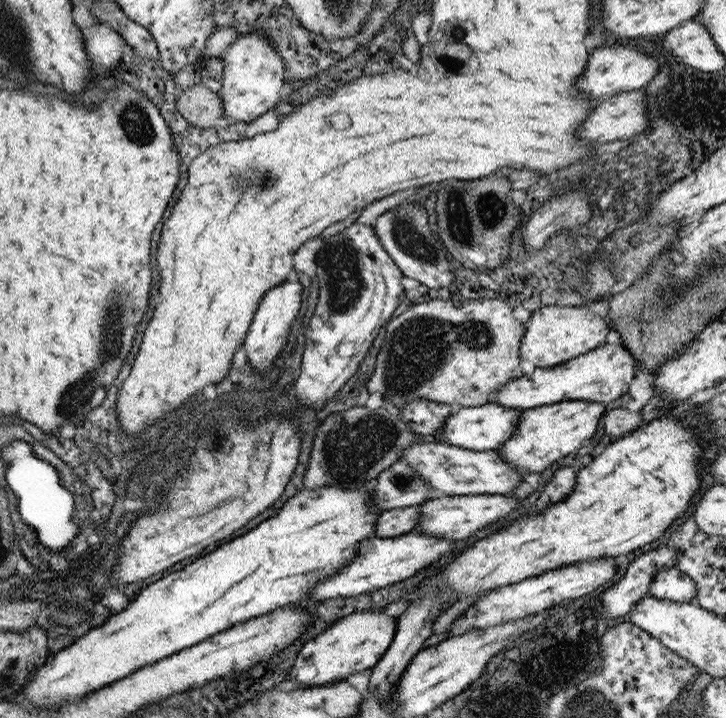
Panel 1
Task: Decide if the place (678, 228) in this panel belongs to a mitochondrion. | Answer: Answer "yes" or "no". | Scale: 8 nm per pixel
no

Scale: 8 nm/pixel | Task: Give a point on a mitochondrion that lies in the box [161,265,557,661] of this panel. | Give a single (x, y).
(425, 344)

